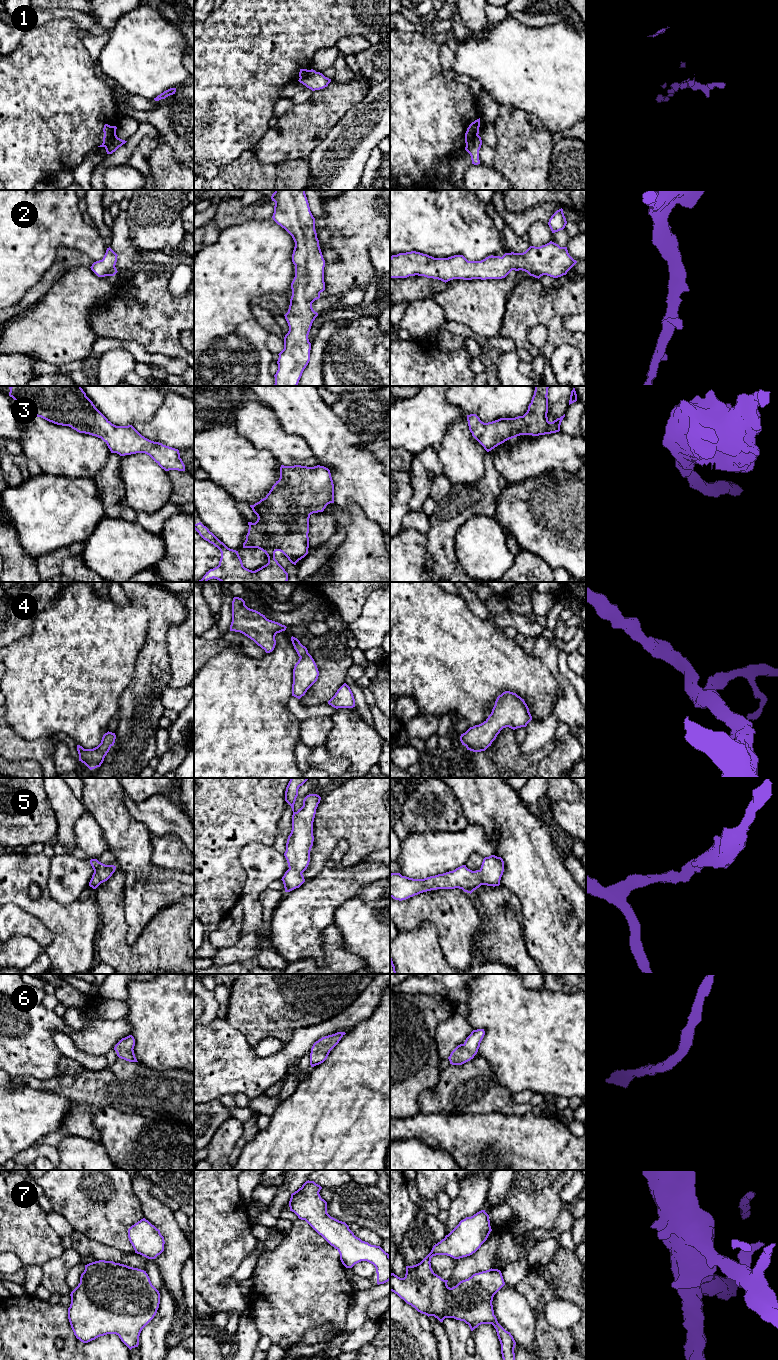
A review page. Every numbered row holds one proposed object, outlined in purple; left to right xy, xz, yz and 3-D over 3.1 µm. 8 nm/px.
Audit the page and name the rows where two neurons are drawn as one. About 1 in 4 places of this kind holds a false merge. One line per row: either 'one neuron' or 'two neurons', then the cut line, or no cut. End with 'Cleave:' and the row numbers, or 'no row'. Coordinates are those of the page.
1: two neurons; cut in yz along (477, 134), (466, 145)
2: one neuron; no cut
3: one neuron; no cut
4: one neuron; no cut
5: one neuron; no cut
6: one neuron; no cut
7: one neuron; no cut
Cleave: 1

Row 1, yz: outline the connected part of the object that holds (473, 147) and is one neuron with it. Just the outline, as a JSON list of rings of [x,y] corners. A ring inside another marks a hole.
[[[479,135],[475,136],[473,140],[466,145],[465,150],[470,154],[472,164],[478,165],[480,164],[479,160],[479,150],[482,145],[482,140]]]

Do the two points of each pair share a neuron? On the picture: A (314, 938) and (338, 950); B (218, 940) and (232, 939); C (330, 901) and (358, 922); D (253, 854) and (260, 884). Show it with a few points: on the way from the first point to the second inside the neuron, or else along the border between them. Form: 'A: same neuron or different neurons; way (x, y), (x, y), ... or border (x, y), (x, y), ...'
A: different neurons; border (334, 922), (323, 931), (323, 961), (321, 963)
B: same neuron; way (221, 939), (229, 939)
C: different neurons; border (357, 893), (347, 899), (336, 910), (334, 922)
D: same neuron; way (259, 861), (261, 863), (260, 877)

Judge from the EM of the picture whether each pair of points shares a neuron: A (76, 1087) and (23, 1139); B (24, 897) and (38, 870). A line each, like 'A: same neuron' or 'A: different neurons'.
A: different neurons
B: same neuron

